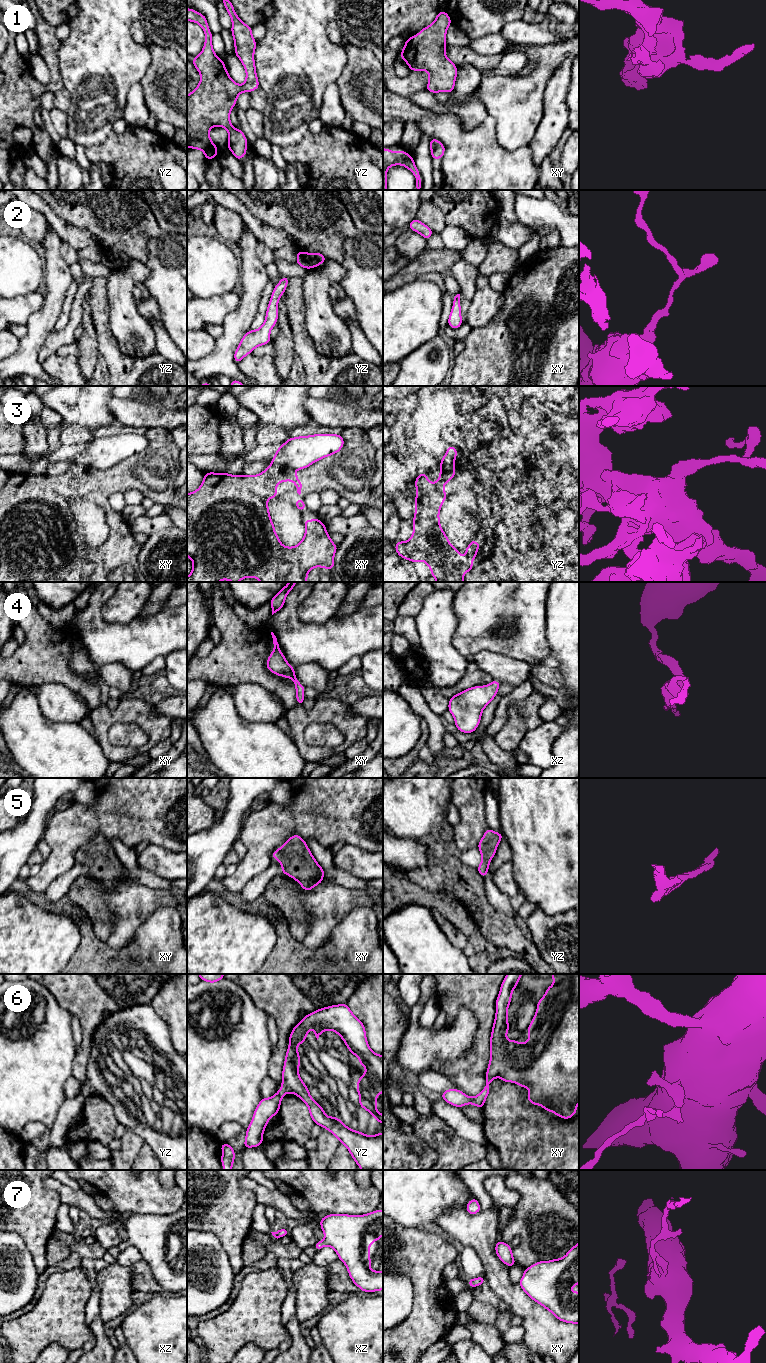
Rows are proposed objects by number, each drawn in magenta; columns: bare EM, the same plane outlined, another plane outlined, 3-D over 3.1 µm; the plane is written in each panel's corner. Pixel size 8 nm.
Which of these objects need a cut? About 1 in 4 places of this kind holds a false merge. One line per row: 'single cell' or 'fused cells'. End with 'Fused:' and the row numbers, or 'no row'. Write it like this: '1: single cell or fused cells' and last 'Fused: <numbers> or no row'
1: single cell
2: single cell
3: fused cells
4: single cell
5: single cell
6: single cell
7: single cell
Fused: 3

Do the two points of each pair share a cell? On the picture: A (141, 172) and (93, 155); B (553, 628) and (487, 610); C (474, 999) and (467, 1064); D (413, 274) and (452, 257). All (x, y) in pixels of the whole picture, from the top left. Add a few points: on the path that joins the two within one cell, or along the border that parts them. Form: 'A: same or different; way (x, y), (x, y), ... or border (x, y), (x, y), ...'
A: same; way (129, 160), (124, 155), (105, 155)
B: different; border (546, 602), (546, 639), (551, 649)
C: same; way (483, 1015), (481, 1048)
D: same; way (423, 265), (430, 260), (442, 260)

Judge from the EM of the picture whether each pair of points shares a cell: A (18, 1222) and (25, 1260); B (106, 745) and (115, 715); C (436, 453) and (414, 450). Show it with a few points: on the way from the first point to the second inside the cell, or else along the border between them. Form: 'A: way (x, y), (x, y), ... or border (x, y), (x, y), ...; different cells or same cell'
A: border (10, 1231), (16, 1232), (23, 1239), (32, 1257); different cells
B: way (104, 738), (104, 726), (108, 722); same cell
C: border (412, 436), (439, 463); different cells

